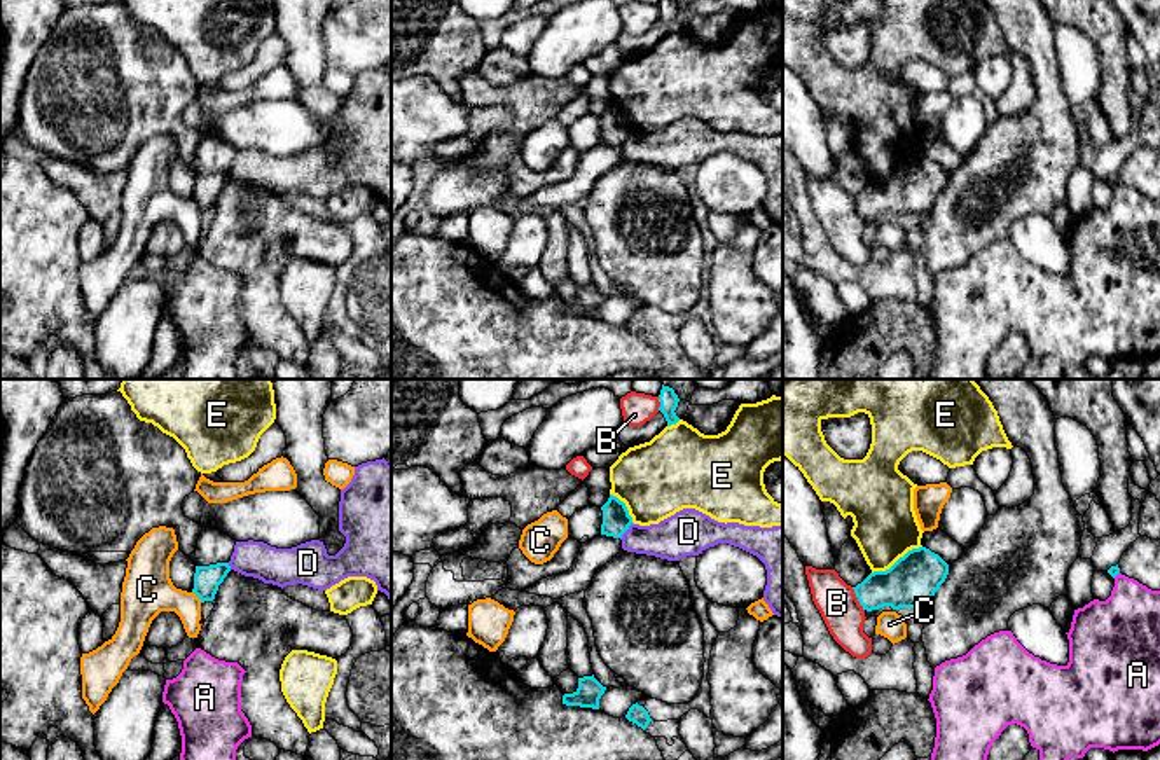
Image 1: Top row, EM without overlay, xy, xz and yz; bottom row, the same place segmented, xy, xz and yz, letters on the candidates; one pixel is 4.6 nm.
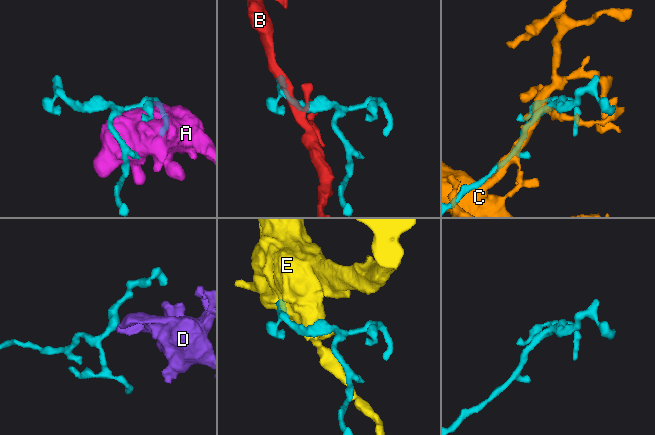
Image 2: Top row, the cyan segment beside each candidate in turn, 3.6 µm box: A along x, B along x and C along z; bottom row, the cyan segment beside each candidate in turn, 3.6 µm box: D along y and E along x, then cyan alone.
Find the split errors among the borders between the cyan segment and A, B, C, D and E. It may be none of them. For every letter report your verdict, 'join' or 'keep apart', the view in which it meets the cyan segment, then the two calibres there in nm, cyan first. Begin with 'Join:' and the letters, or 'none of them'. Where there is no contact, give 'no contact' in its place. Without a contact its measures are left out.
Join: none of them
A: keep apart; contact in yz; calibres 50 and 320 nm
B: keep apart; contact in yz; calibres 220 and 190 nm
C: keep apart; contact in xy; calibres 130 and 240 nm
D: keep apart; contact in xz; calibres 130 and 200 nm
E: keep apart; contact in yz; calibres 240 and 300 nm

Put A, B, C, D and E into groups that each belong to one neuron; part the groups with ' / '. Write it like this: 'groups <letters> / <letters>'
groups A / B / C / D / E

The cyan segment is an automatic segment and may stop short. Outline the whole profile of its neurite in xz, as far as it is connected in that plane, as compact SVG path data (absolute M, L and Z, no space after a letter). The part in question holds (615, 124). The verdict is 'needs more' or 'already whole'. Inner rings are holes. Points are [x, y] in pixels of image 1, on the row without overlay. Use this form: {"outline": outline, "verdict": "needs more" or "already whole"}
{"outline": "M610 103L608 110L601 115L601 119L601 143L622 147L629 135L634 133L625 112L613 103Z", "verdict": "already whole"}

